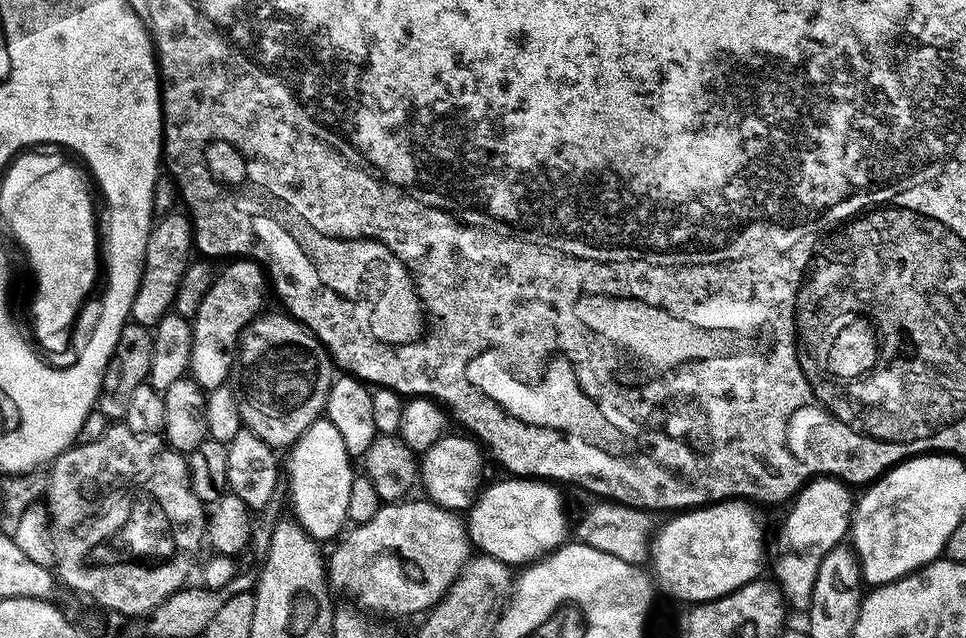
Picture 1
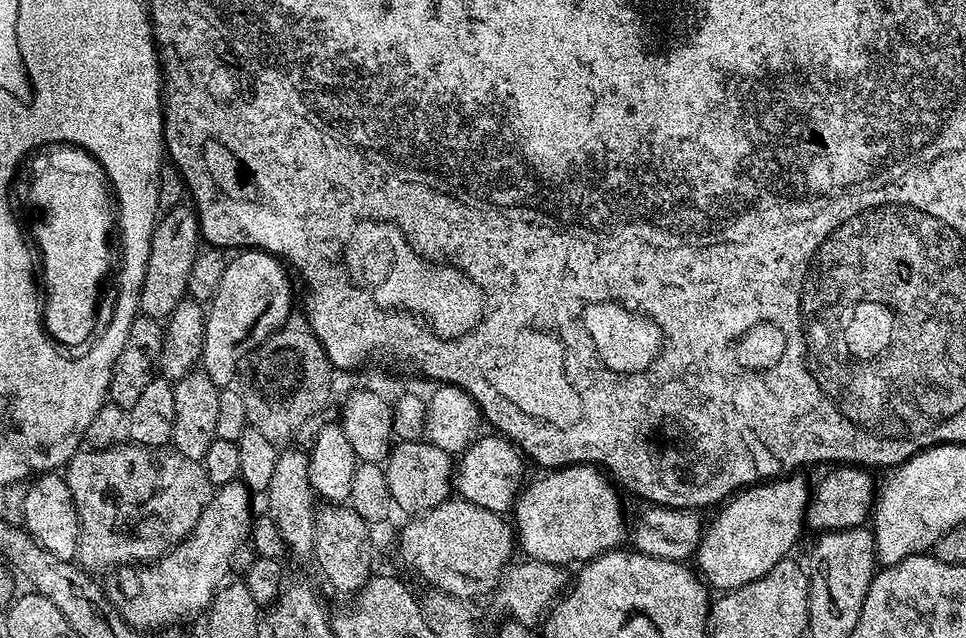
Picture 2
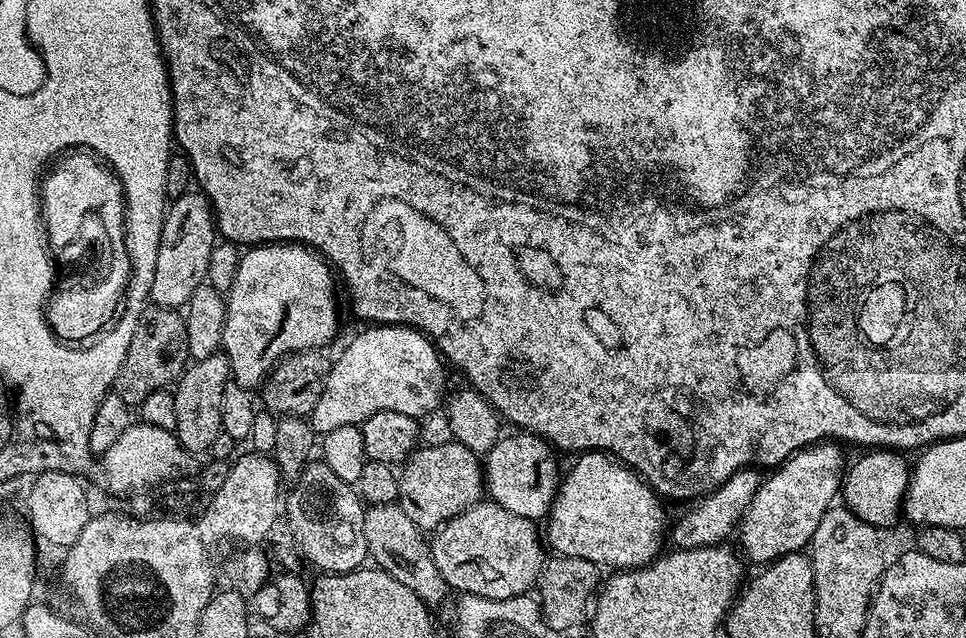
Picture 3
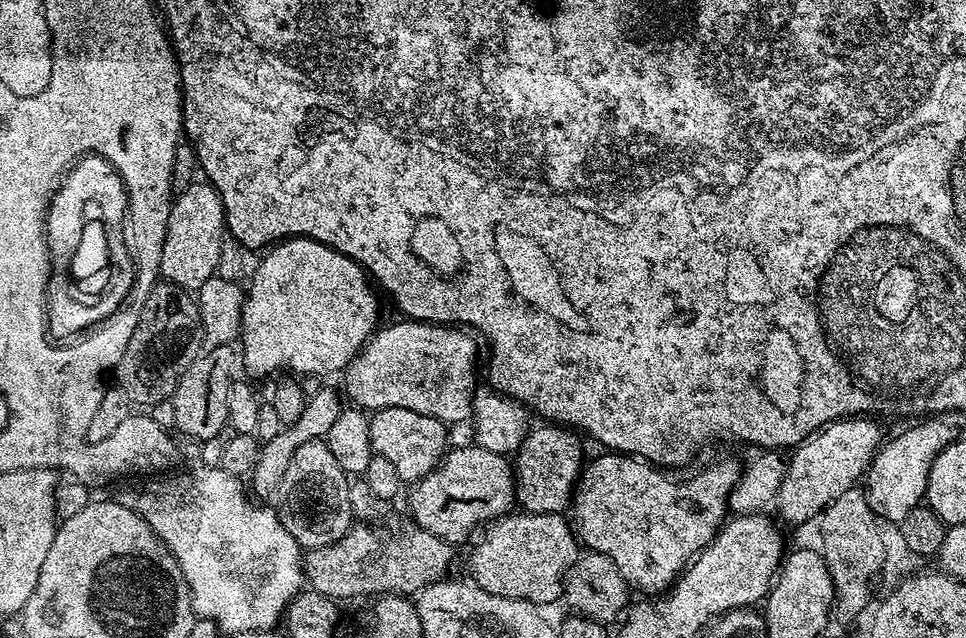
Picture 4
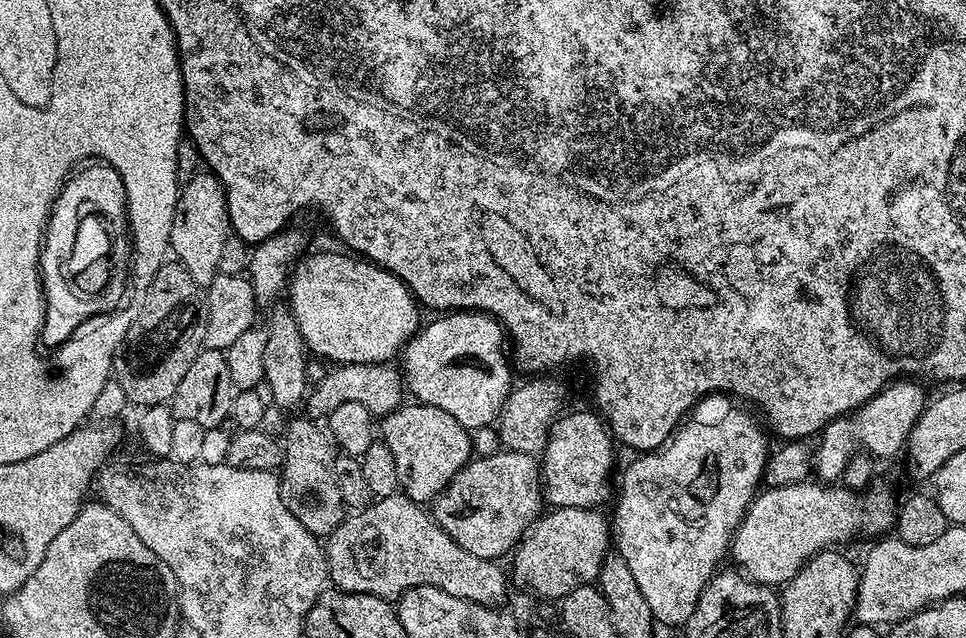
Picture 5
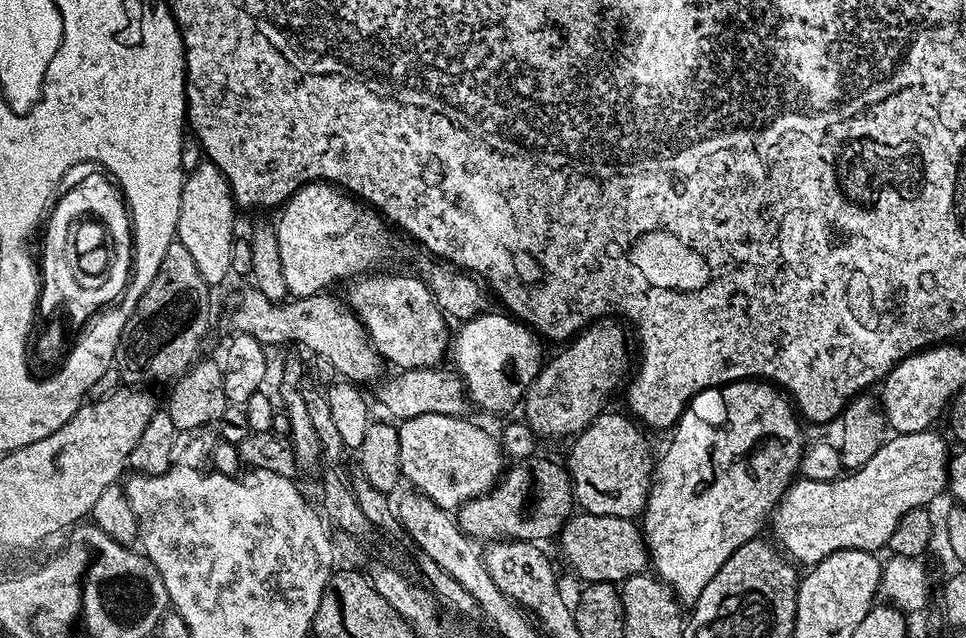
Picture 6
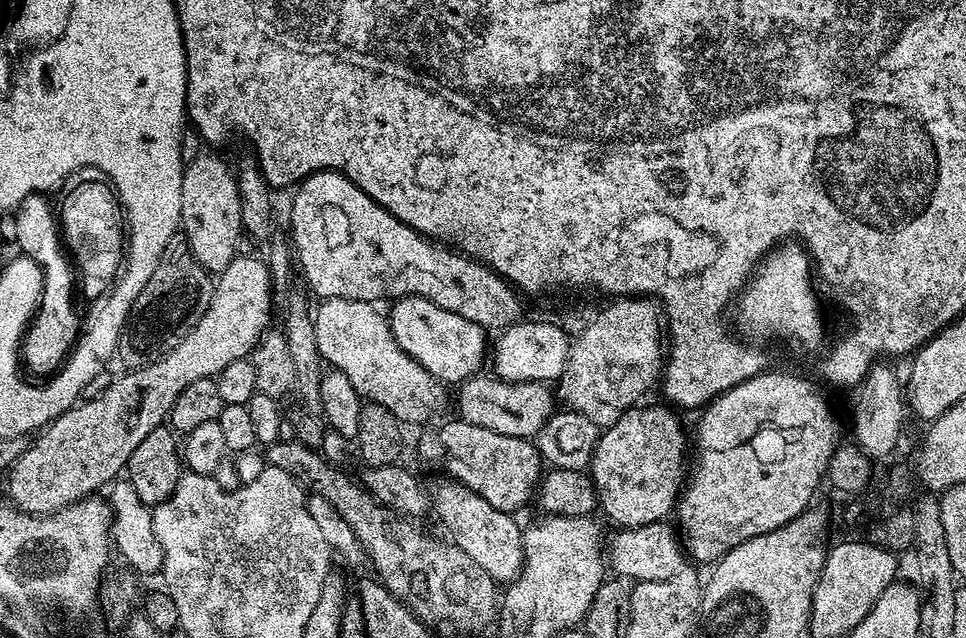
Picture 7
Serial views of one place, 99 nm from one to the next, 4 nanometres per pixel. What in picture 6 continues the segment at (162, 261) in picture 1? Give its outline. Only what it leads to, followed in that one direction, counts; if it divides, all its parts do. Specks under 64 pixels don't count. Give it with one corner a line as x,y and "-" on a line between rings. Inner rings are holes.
201,162
193,172
187,173
182,186
182,202
178,210
178,226
176,227
176,239
186,246
186,251
190,253
190,258
194,258
194,266
198,266
198,274
209,286
220,284
228,276
228,271
233,271
232,248
236,235
236,212
238,205
232,194
232,187
228,184
228,179
211,162

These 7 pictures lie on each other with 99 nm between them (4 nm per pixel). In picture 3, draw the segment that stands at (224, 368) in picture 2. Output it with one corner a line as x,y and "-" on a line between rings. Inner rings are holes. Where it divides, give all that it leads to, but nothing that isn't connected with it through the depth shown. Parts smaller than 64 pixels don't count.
277,242
252,246
240,257
233,285
226,292
222,354
228,360
231,379
238,386
256,390
267,375
293,352
306,352
319,336
324,336
336,320
336,284
334,269
319,252
295,242

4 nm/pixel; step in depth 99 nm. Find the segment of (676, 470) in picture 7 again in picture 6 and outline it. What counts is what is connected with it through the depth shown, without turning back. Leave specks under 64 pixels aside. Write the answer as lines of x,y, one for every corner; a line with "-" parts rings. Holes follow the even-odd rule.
605,410
581,432
575,433
566,467
572,478
575,503
583,511
631,520
639,517
648,503
654,475
654,452
652,456
652,448
644,437
645,429
631,415
621,412

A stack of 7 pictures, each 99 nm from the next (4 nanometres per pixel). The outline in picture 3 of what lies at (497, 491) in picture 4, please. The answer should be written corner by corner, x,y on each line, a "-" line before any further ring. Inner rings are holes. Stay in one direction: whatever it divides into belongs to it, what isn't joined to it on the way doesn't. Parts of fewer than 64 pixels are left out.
447,443
433,448
417,447
398,472
398,503
410,521
423,530
439,528
486,496
481,457
466,446

